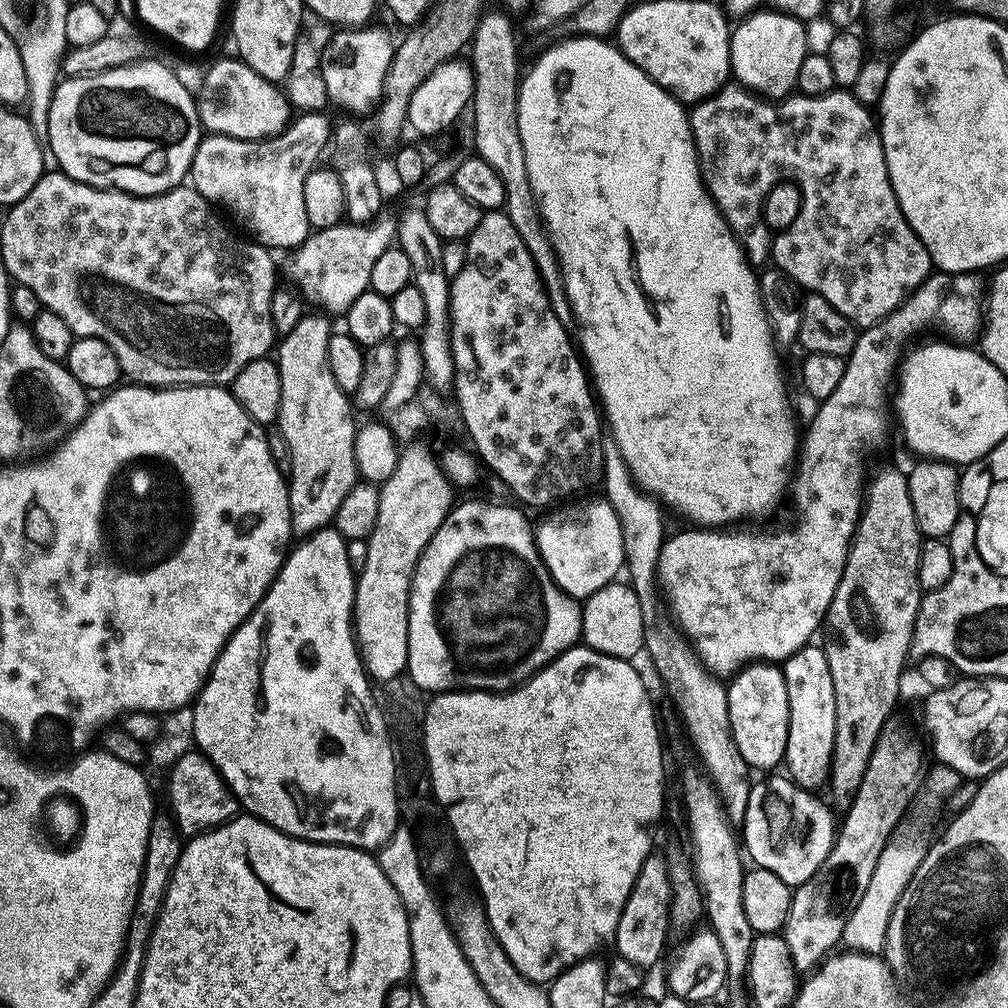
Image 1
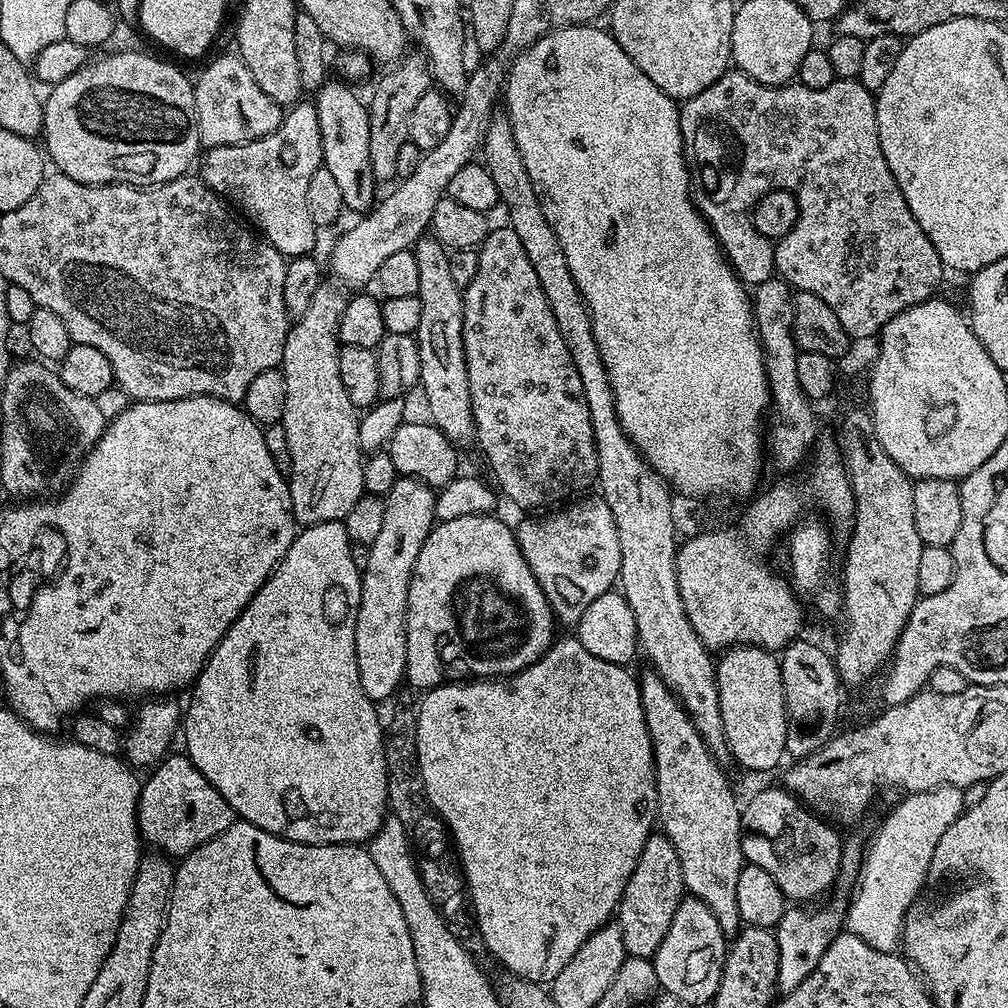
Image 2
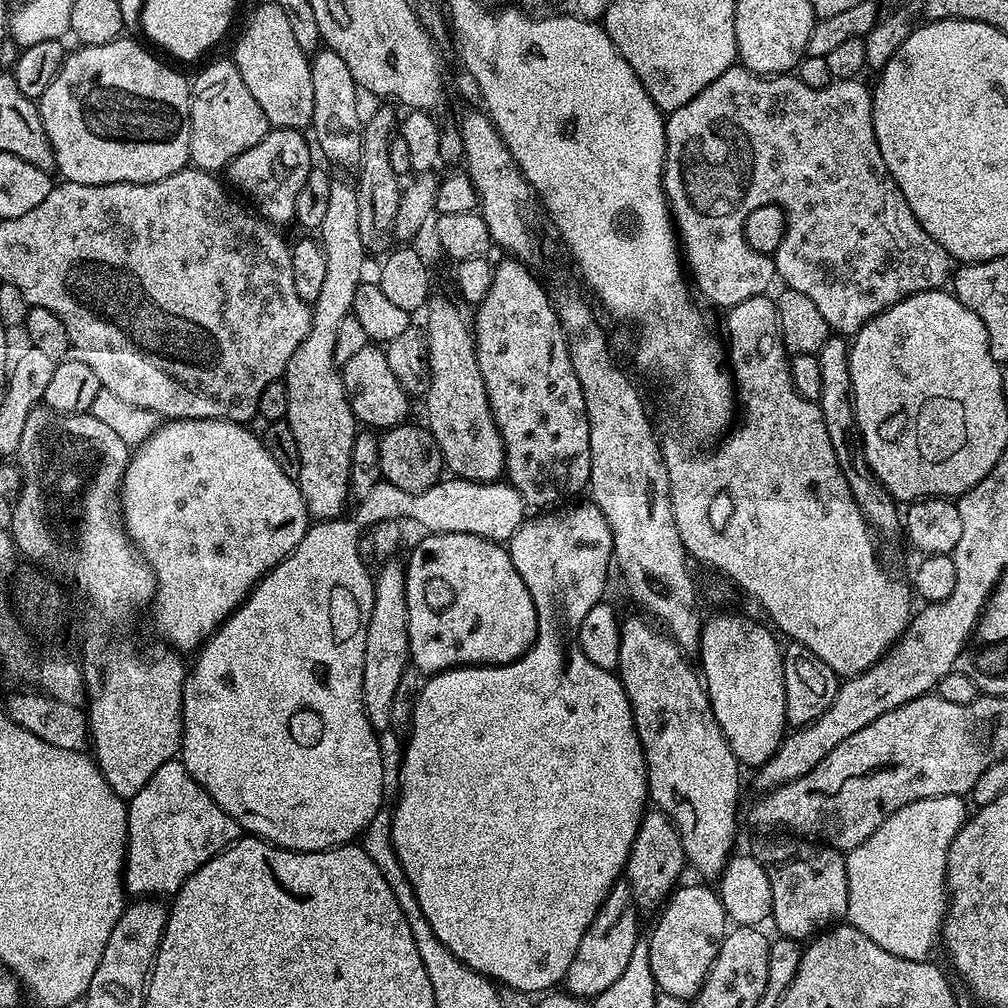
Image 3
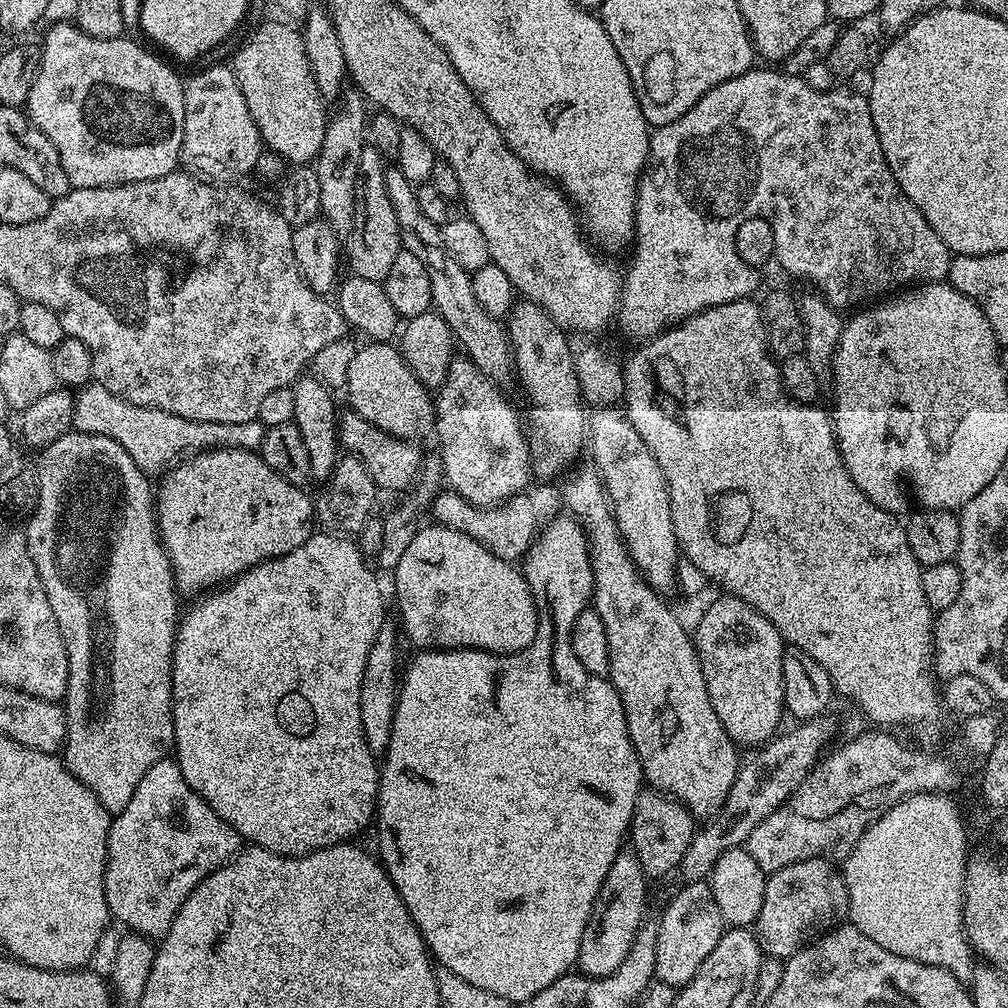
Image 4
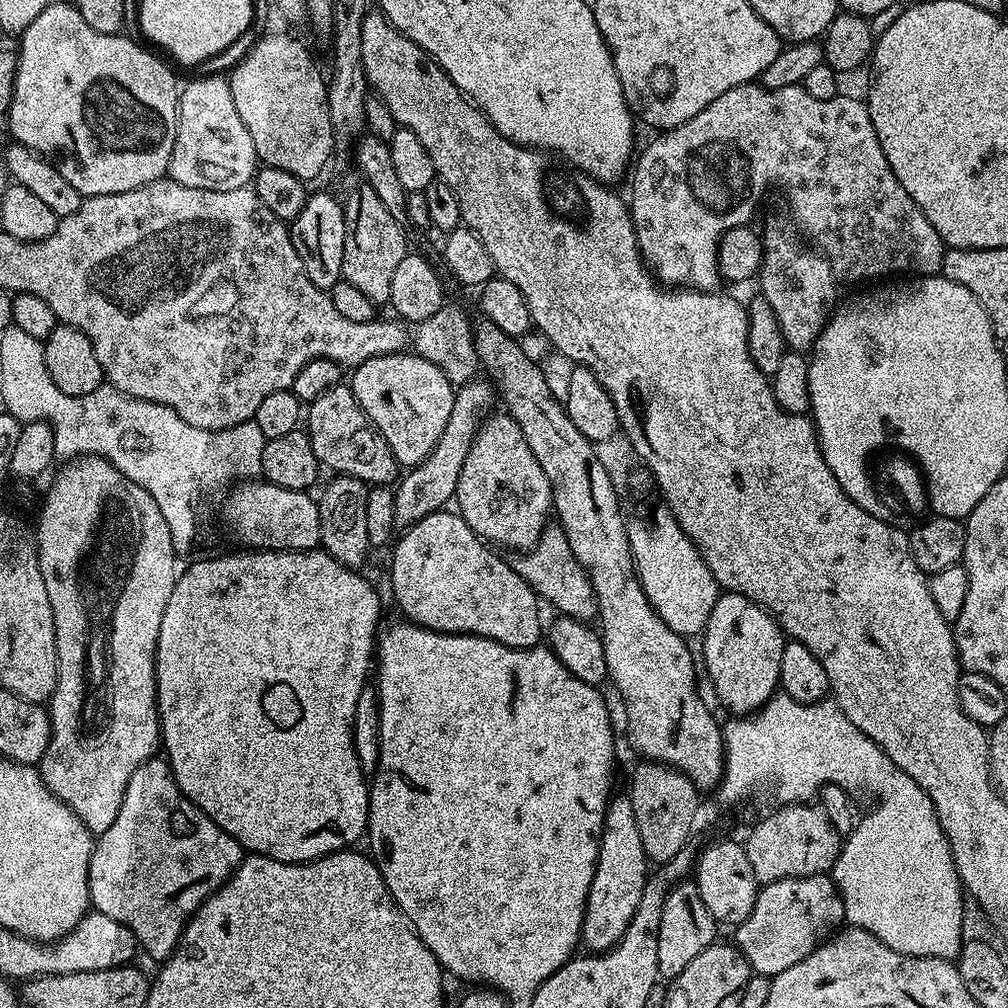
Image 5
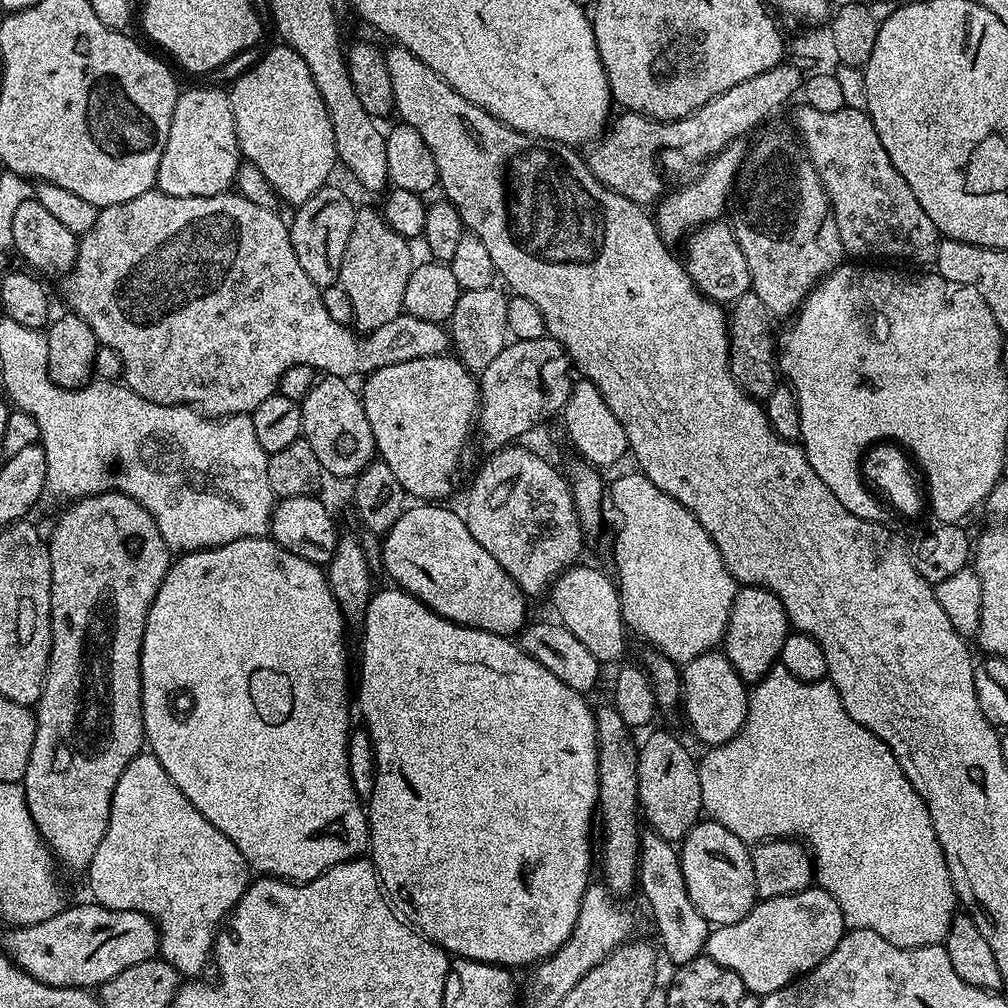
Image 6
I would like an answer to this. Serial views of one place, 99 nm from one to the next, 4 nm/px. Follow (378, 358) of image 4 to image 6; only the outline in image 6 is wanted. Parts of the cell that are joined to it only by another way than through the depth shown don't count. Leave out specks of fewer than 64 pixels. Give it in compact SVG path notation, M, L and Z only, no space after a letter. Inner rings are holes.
M451 355L427 356L426 358L414 358L414 362L394 362L394 366L382 366L377 372L368 373L363 381L364 392L362 388L362 403L364 413L370 422L370 430L374 430L374 442L379 459L390 466L392 473L398 477L398 482L408 491L409 497L415 498L420 502L444 502L452 492L452 479L456 476L456 471L460 468L460 455L464 452L464 447L468 444L468 435L474 432L474 421L478 416L480 407L480 389L478 380L473 373L468 371L466 365L461 364L459 360Z

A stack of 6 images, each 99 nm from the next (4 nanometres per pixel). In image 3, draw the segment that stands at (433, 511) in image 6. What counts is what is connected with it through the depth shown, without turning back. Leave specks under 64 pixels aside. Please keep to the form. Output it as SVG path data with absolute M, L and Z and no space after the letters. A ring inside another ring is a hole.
M434 533L421 535L416 549L408 556L408 564L404 568L406 578L406 606L408 607L408 654L413 669L435 674L445 672L447 668L463 668L474 664L509 664L520 656L524 656L532 649L536 641L536 611L534 598L530 598L530 590L526 590L526 582L514 570L514 562L510 558L507 547L503 543L496 543L486 537L478 537L470 533Z

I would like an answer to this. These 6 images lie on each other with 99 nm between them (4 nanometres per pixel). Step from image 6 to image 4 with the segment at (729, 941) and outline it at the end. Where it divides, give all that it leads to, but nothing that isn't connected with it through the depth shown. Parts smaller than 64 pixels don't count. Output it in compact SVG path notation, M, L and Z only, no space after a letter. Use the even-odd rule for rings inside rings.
M803 860L765 879L762 910L754 925L756 941L765 957L783 962L805 944L837 927L847 914L848 891L843 871L831 860Z

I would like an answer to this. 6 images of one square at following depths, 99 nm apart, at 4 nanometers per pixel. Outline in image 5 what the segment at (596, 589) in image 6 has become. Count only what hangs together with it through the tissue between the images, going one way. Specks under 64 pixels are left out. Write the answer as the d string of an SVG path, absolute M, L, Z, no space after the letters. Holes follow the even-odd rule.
M563 529L556 530L556 536L545 535L542 549L517 553L511 557L511 564L520 564L520 576L532 587L533 592L545 605L553 604L561 616L573 616L576 620L592 622L597 619L596 594L588 577L588 571L574 558L569 539ZM544 548L544 552L541 550ZM548 603L548 604L547 604Z

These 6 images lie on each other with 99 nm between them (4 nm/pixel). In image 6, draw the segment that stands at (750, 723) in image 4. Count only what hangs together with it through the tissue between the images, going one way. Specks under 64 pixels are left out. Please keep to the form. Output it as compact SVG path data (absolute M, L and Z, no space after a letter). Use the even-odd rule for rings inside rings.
M744 586L737 591L732 603L722 651L739 676L746 682L755 682L764 679L779 661L780 651L789 635L788 615L780 599L765 588Z

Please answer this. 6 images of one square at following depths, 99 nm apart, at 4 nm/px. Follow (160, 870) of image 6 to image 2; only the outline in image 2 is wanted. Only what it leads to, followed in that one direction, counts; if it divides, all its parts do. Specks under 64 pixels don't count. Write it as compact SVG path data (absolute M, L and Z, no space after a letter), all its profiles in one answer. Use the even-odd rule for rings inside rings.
M187 754L179 755L165 756L147 773L148 781L145 779L141 783L140 801L136 811L136 825L140 828L141 841L145 845L153 844L156 847L153 849L159 850L169 858L183 858L190 855L198 846L210 842L210 838L222 834L222 830L226 830L234 823L234 813L226 798L222 798L222 794L218 794L218 790L214 790L214 786L206 782L206 778Z

